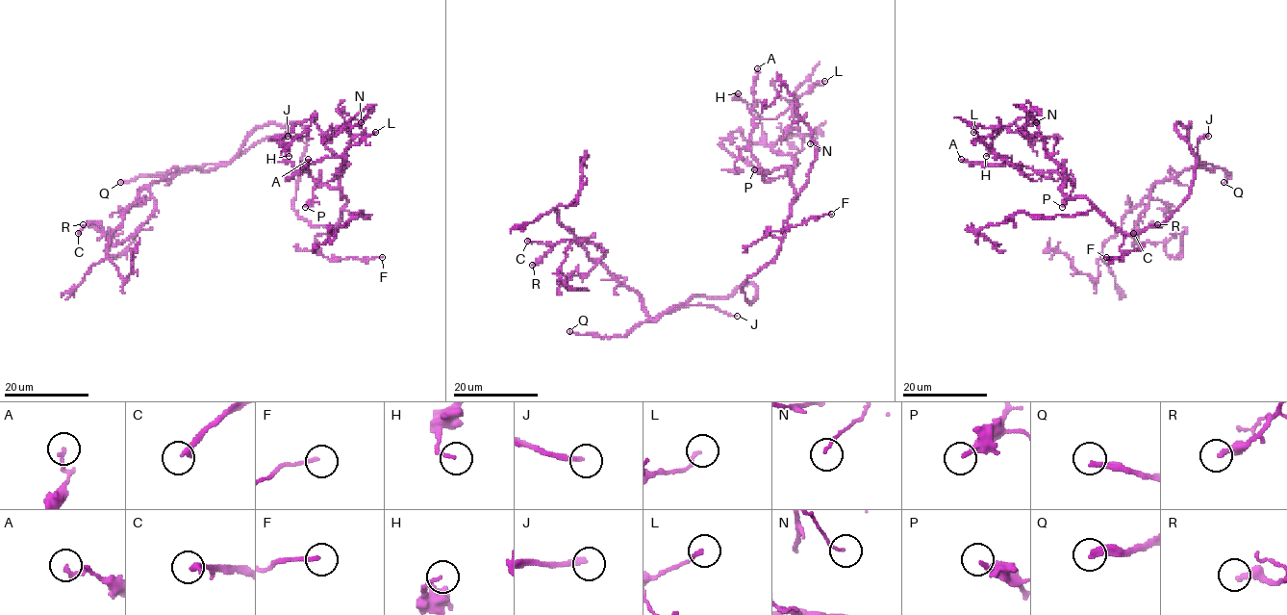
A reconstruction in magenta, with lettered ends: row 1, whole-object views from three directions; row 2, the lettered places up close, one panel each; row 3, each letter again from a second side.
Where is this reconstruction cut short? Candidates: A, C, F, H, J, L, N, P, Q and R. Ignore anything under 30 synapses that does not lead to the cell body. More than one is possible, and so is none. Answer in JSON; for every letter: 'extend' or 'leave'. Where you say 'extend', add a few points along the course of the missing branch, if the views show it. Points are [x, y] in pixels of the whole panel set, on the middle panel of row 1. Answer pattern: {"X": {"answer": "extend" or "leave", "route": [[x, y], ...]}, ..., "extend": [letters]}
{"A": {"answer": "leave"}, "C": {"answer": "extend", "route": [[527, 241], [497, 262], [484, 287], [488, 287], [488, 294], [492, 300], [492, 321], [512, 316]]}, "F": {"answer": "leave"}, "H": {"answer": "leave"}, "J": {"answer": "leave"}, "L": {"answer": "leave"}, "N": {"answer": "leave"}, "P": {"answer": "leave"}, "Q": {"answer": "extend"}, "R": {"answer": "leave"}, "extend": ["C", "Q"]}

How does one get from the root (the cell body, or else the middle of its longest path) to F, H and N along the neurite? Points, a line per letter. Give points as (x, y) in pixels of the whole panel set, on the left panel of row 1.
F: (307, 139), (293, 209), (312, 225), (325, 225), (331, 232), (315, 238), (319, 251), (330, 260), (382, 257)
H: (307, 139), (293, 209), (333, 234), (346, 202), (343, 160), (314, 117), (289, 156)
N: (307, 139), (293, 209), (333, 234), (346, 202), (340, 185), (343, 160), (324, 136), (367, 108), (361, 122)

